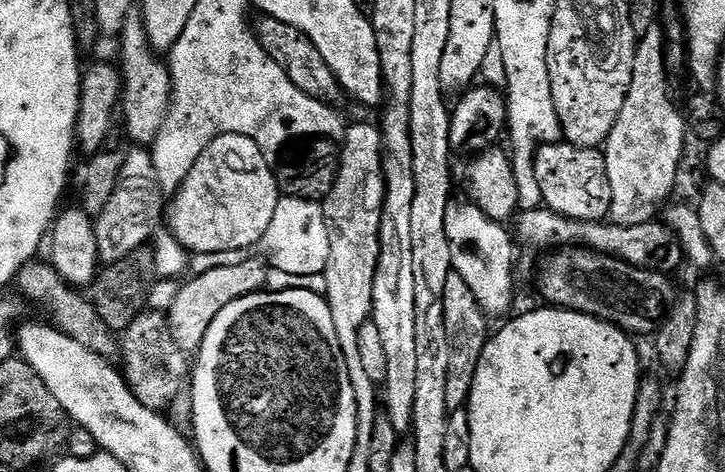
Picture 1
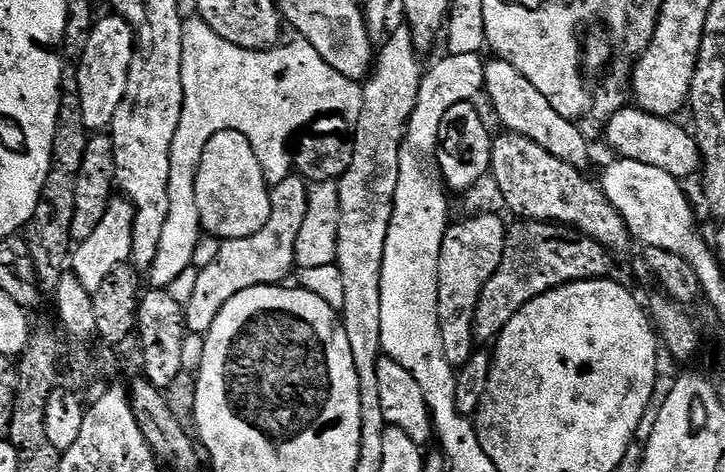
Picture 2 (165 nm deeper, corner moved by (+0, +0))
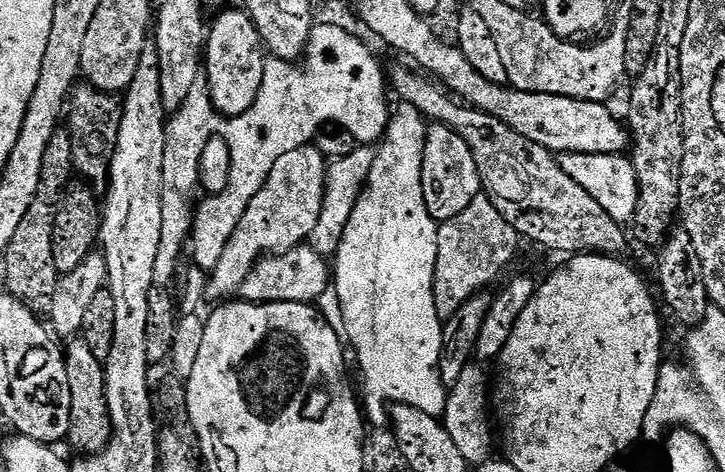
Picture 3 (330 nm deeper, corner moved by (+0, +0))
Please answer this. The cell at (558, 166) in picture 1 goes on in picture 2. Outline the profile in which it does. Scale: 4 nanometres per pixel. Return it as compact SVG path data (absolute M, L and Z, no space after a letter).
M492 58L484 66L484 92L492 103L491 111L500 120L501 129L525 136L530 142L536 142L554 158L565 160L570 166L579 170L589 167L589 142L580 132L579 123L567 120L558 114L554 107L531 83L520 74L508 61Z

